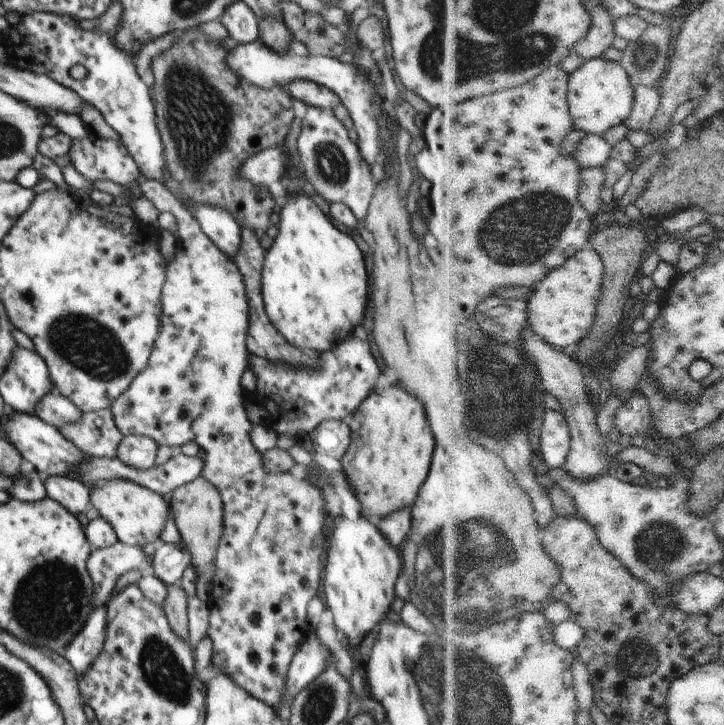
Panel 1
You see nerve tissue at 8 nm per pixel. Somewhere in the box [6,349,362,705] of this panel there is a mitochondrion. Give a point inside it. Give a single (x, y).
(48, 602)

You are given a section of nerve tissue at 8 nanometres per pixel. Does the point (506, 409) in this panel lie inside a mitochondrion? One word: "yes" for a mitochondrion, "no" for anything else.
yes

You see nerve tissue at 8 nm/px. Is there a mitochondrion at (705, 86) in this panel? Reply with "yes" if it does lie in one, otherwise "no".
no

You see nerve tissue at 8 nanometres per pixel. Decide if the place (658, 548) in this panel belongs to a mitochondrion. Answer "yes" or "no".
yes

